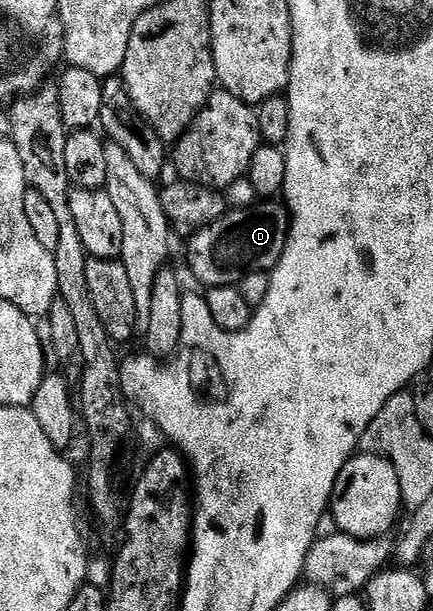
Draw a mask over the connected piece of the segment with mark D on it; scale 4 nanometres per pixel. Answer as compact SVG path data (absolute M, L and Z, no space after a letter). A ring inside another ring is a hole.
M265 199L261 205L253 205L250 209L230 208L215 223L203 227L198 233L188 238L189 269L202 281L202 286L237 285L252 273L269 273L279 263L283 251L287 247L291 214L284 204L277 199Z

